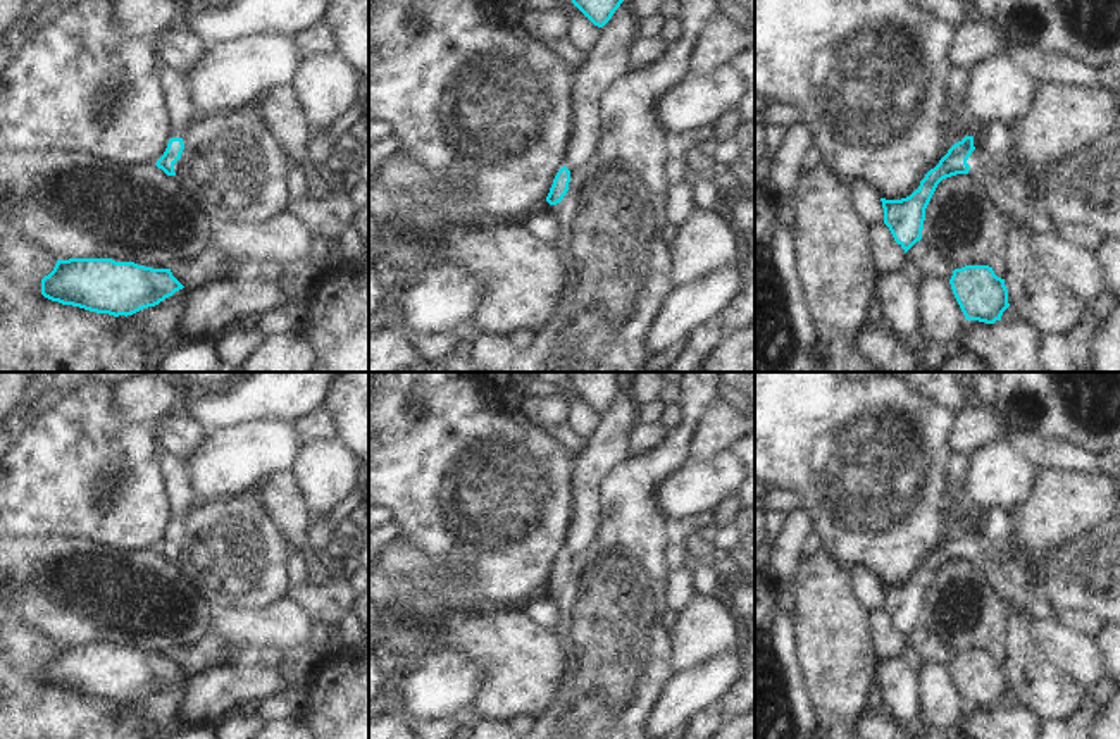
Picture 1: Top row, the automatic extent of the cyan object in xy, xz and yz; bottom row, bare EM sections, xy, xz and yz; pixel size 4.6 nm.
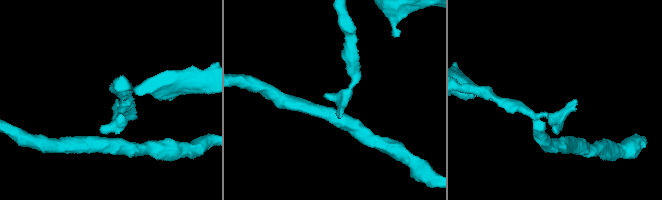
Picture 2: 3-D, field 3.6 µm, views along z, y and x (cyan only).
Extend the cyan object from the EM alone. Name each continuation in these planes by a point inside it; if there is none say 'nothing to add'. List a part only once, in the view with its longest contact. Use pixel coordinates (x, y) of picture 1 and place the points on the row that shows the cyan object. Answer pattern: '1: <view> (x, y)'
1: yz (1029, 216).

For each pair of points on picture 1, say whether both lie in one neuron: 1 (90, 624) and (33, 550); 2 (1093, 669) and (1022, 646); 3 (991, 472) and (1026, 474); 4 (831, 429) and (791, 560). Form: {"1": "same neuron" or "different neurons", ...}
{"1": "same neuron", "2": "different neurons", "3": "same neuron", "4": "different neurons"}

